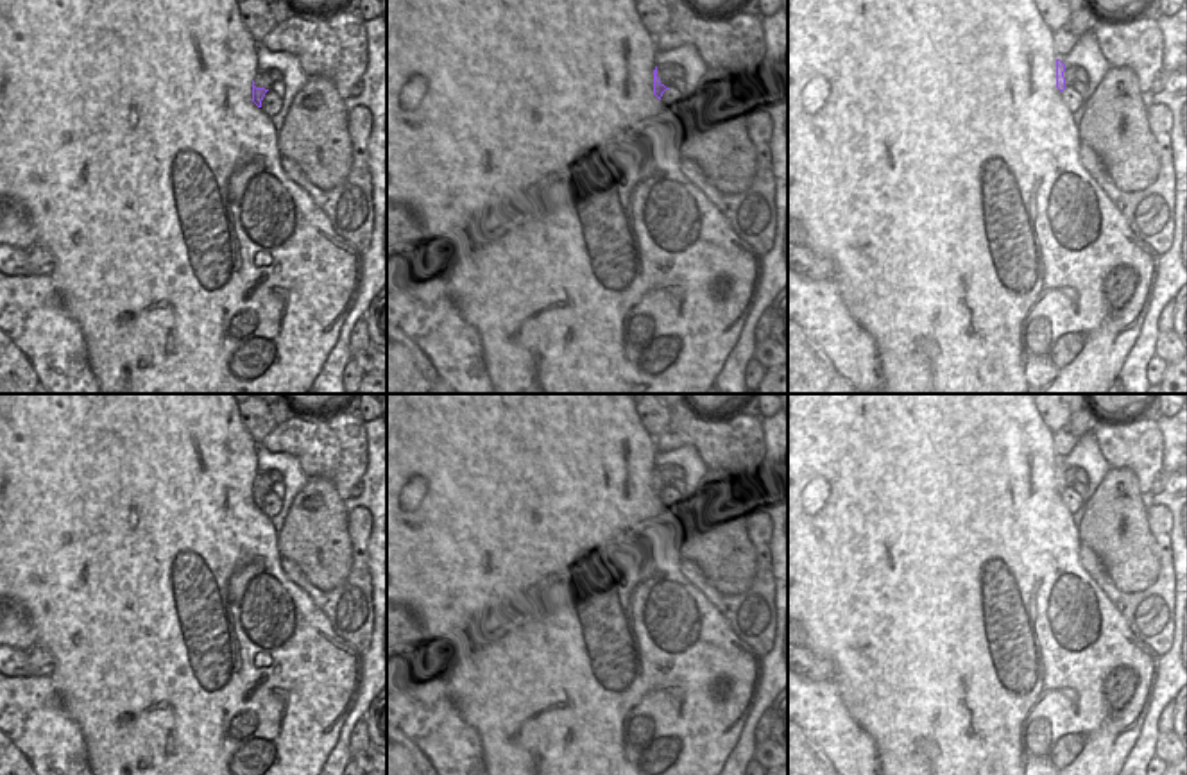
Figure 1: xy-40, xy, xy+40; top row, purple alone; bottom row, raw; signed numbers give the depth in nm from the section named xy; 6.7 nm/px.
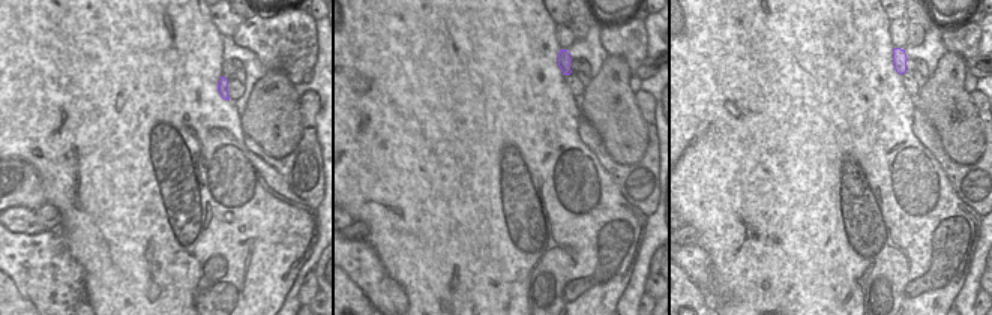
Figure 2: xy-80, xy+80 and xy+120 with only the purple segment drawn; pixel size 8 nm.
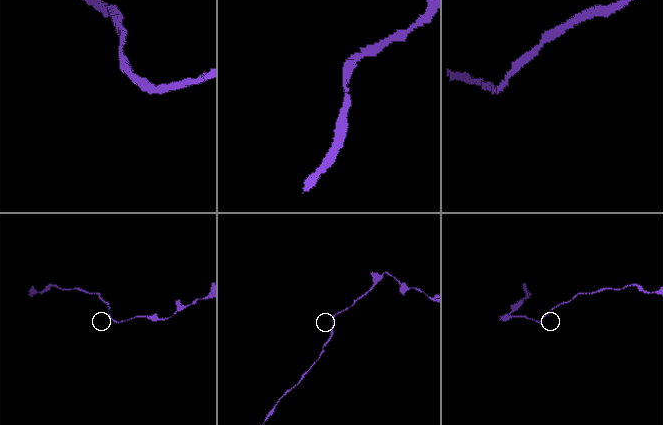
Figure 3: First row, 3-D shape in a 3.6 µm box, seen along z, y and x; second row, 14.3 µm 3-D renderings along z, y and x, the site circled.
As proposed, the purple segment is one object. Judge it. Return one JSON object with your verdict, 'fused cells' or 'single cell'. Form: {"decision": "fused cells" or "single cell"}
{"decision": "single cell"}

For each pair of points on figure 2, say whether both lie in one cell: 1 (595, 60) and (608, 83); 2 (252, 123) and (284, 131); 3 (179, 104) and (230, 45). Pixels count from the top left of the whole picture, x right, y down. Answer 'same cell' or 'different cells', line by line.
1: different cells
2: same cell
3: different cells

